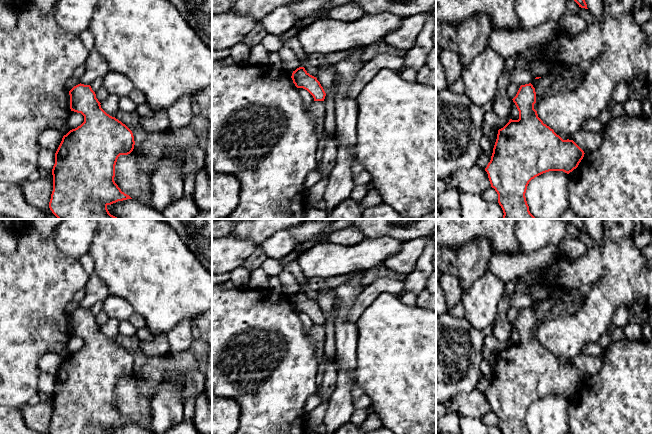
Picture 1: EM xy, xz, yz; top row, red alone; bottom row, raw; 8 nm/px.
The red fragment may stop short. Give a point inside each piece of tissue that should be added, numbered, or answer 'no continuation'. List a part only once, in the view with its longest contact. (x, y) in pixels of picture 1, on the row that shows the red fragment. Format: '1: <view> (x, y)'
no continuation

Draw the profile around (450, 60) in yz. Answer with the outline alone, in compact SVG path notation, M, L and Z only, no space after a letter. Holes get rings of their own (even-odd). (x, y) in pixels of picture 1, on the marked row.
M442 49L438 56L443 65L448 84L461 79L463 67L461 66L458 54L449 49Z

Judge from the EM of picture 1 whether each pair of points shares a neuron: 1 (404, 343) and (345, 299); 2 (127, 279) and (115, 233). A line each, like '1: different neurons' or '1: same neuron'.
1: different neurons
2: same neuron

